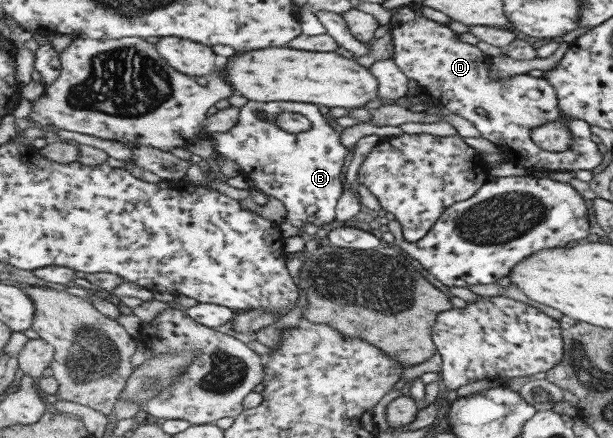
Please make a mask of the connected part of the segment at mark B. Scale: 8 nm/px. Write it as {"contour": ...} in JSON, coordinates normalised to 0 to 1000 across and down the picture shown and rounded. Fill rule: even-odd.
{"contour":[[[406,228],[395,244],[392,276],[378,297],[369,304],[349,304],[341,313],[346,322],[346,336],[352,349],[349,379],[359,377],[364,361],[383,365],[396,402],[411,411],[418,434],[436,450],[452,452],[468,479],[467,505],[483,521],[494,523],[499,509],[512,511],[517,518],[537,511],[550,502],[550,475],[555,452],[564,436],[560,400],[563,381],[571,363],[573,345],[555,326],[551,299],[535,283],[535,263],[525,263],[519,253],[519,240],[512,235],[489,235],[483,231],[442,231],[419,233]],[[427,256],[440,265],[440,276],[427,276]],[[460,258],[489,258],[496,260],[511,281],[509,295],[493,304],[473,304],[454,285],[454,272]]]}

